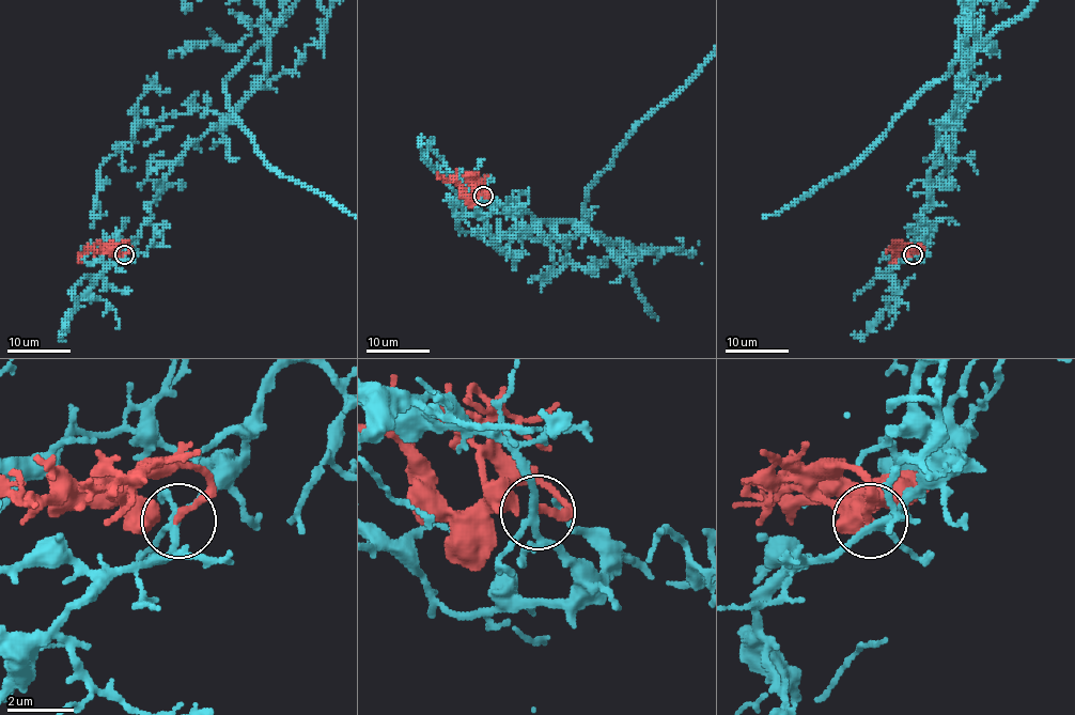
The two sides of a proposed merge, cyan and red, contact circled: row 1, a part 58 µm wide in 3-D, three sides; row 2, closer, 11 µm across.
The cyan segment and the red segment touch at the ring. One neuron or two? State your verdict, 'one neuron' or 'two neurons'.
two neurons

